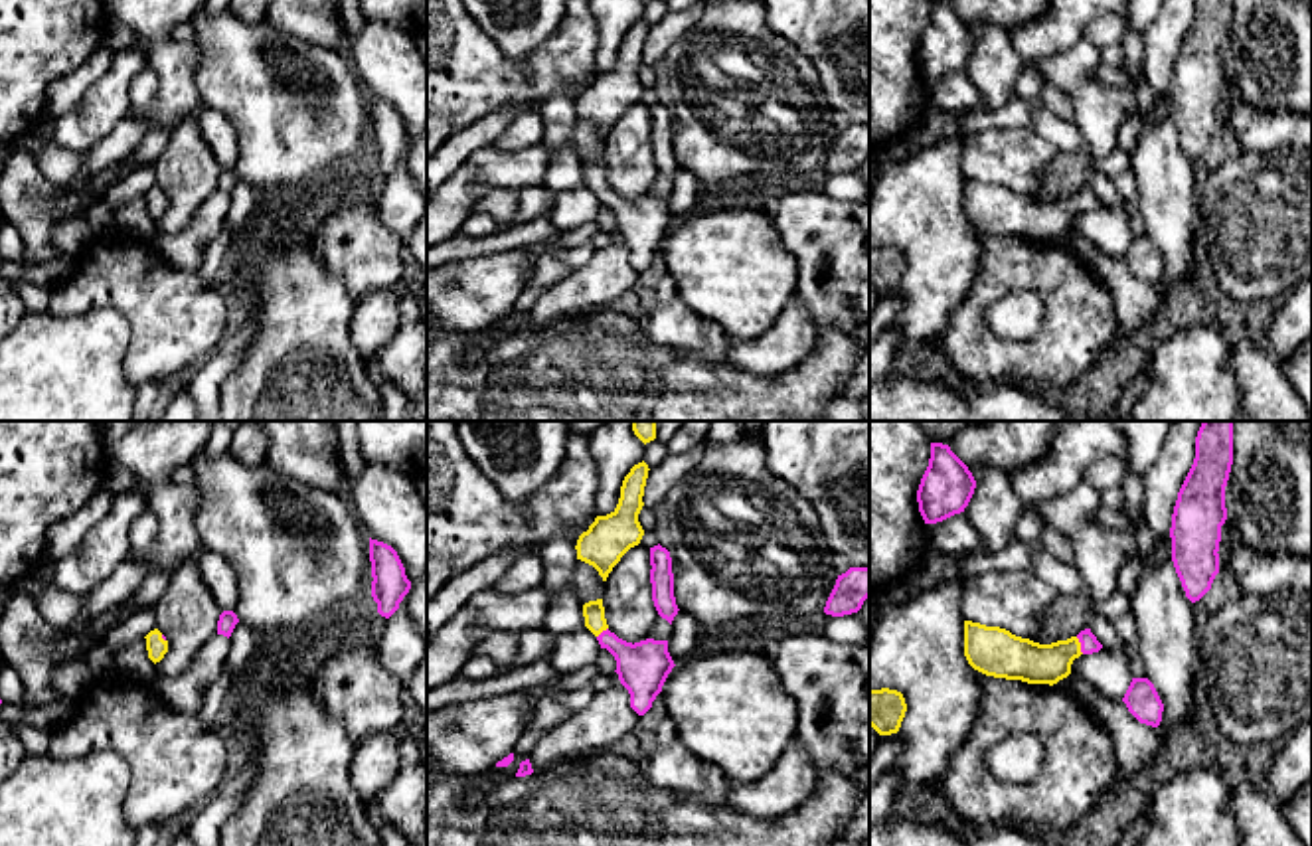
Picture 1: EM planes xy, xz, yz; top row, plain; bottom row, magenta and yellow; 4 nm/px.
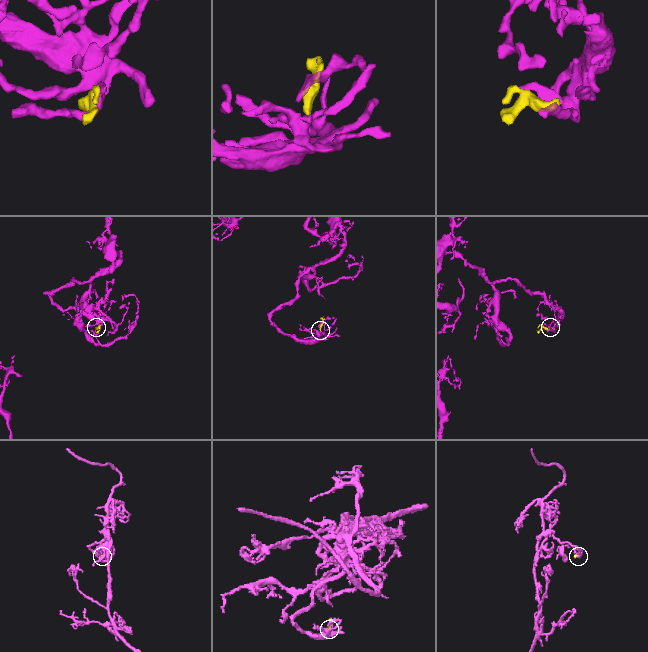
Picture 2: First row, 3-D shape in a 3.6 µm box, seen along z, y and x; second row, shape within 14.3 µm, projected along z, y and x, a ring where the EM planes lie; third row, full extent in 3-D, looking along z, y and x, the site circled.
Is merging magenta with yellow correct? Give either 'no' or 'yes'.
yes

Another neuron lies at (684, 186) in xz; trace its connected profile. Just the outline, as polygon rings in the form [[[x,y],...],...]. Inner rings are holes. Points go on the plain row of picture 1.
[[[678,168],[672,178],[672,192],[668,196],[668,210],[674,221],[680,221],[692,213],[699,186],[701,184],[688,170]]]

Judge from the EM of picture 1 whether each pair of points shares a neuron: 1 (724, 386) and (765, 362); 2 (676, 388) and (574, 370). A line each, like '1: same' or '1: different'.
1: different
2: different

